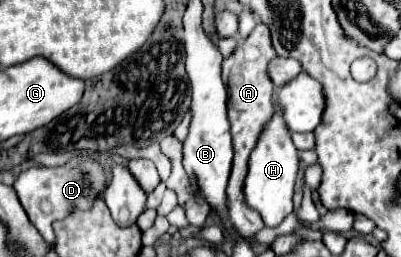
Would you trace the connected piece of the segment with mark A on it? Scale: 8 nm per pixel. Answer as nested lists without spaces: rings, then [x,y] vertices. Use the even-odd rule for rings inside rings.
[[[258,23],[254,31],[228,55],[222,63],[222,79],[228,89],[228,119],[230,119],[230,131],[232,131],[232,145],[234,145],[234,161],[232,161],[232,175],[228,183],[228,207],[230,207],[230,221],[240,231],[242,237],[250,239],[260,229],[264,229],[264,221],[260,215],[244,205],[242,199],[242,183],[248,171],[248,155],[256,145],[256,139],[262,131],[262,125],[272,115],[272,97],[274,97],[274,83],[268,79],[268,63],[278,57],[276,51],[272,51],[272,39],[268,27],[264,23]]]

